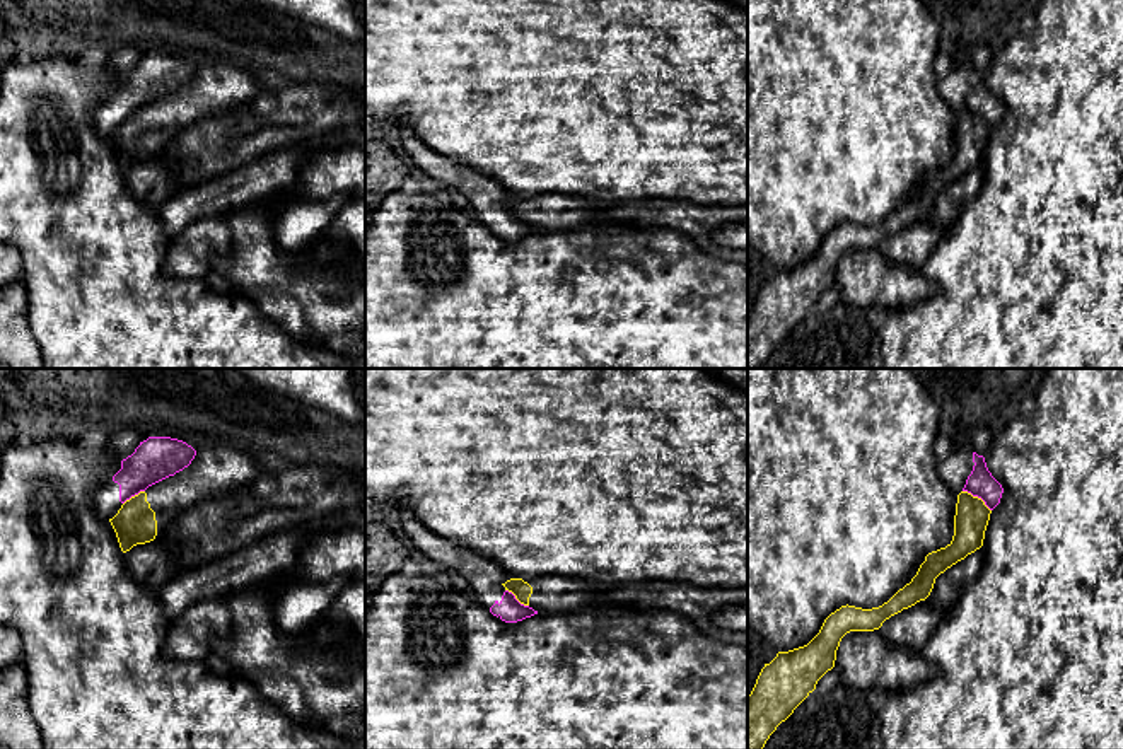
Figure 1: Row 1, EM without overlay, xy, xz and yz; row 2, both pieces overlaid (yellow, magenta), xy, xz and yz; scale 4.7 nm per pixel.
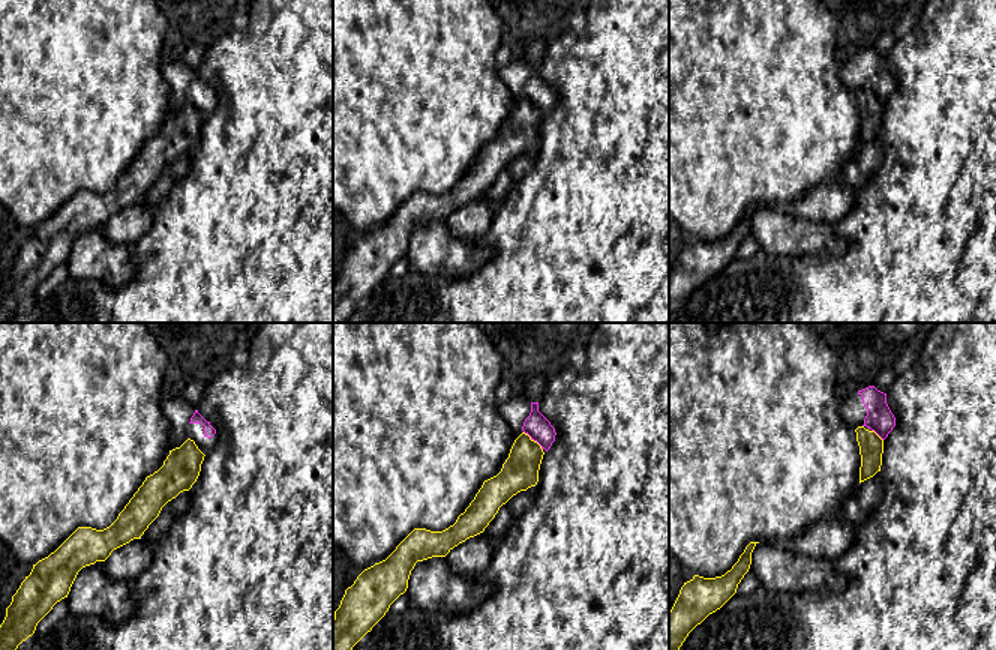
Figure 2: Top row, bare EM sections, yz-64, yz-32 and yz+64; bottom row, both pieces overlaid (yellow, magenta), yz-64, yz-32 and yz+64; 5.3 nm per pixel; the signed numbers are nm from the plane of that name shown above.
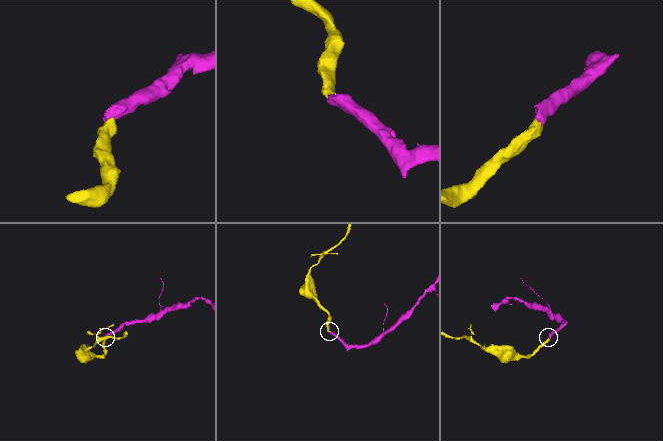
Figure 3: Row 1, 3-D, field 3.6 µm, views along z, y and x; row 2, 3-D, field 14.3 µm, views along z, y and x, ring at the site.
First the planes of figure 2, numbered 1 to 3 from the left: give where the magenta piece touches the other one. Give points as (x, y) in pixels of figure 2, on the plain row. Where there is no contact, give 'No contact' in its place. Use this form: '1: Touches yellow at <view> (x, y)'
1: No contact
2: Touches yellow at yz-32 (533, 104)
3: Touches yellow at yz+64 (878, 99)

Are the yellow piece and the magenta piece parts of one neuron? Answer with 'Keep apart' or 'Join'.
Keep apart

